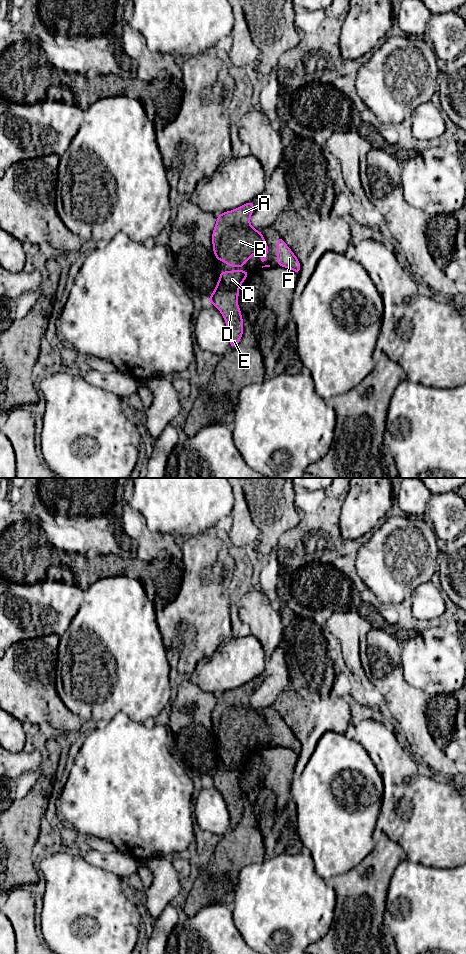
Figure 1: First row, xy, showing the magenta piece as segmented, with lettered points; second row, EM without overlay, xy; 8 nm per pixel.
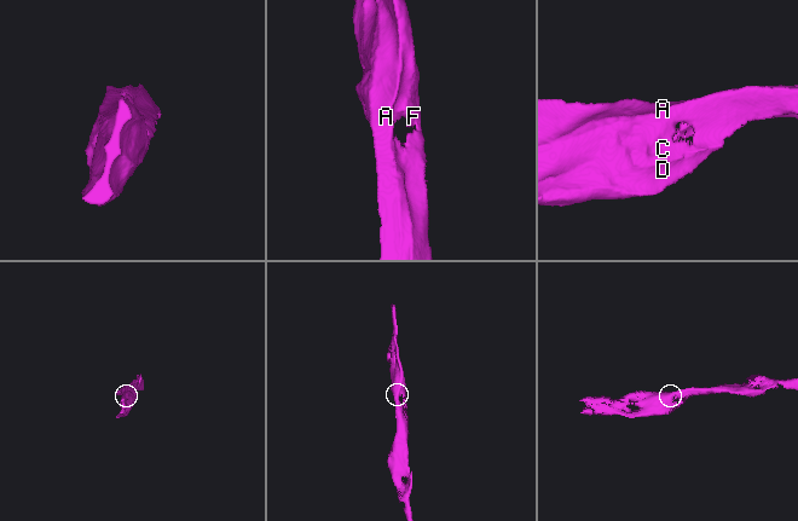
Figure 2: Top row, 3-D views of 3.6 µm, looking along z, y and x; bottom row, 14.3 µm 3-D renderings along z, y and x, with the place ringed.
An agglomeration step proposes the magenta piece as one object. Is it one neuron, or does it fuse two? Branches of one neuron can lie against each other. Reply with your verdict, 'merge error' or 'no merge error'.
no merge error

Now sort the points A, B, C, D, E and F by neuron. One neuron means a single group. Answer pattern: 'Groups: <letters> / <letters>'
Groups: A B C D E F

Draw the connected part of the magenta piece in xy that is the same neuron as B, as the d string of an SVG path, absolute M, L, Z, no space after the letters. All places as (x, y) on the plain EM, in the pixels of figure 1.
M250 681L217 695L212 712L213 732L217 741L221 740L230 747L243 747L255 733L261 735L262 742L265 741L269 727L262 712L250 704L254 689L254 683Z

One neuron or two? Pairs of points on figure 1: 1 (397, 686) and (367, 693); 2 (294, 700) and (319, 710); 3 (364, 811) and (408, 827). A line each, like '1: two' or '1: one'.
1: two
2: one
3: two

